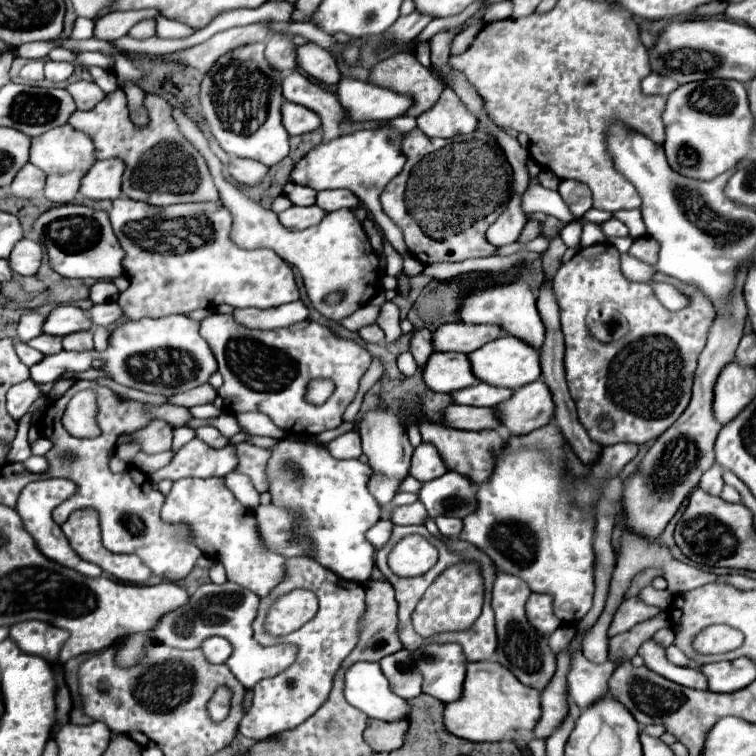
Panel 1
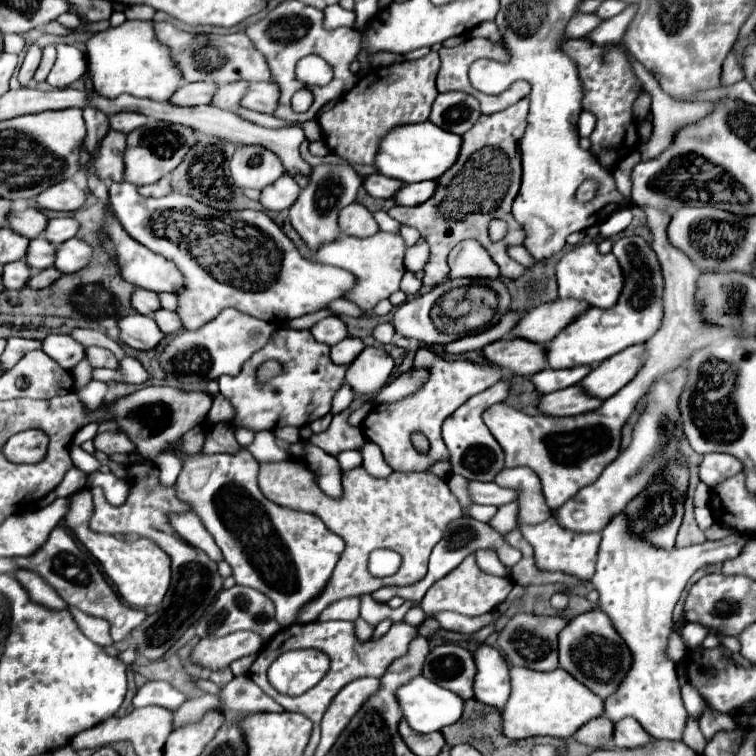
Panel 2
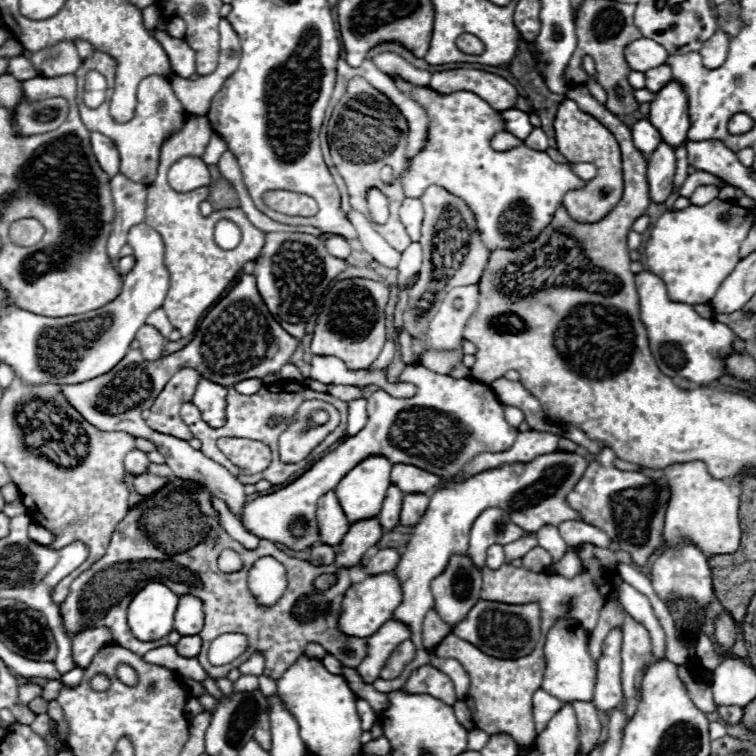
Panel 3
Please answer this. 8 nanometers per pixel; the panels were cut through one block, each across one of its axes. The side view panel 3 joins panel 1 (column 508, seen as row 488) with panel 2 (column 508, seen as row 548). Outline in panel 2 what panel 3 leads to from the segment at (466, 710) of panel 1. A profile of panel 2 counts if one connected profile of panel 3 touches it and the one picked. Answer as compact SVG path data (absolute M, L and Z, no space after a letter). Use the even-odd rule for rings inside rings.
M512 666L512 694L502 708L504 734L512 740L528 736L554 736L570 738L586 722L604 716L604 700L592 690L586 690L576 678L566 674L566 670L556 668L552 672L536 672L530 668Z

